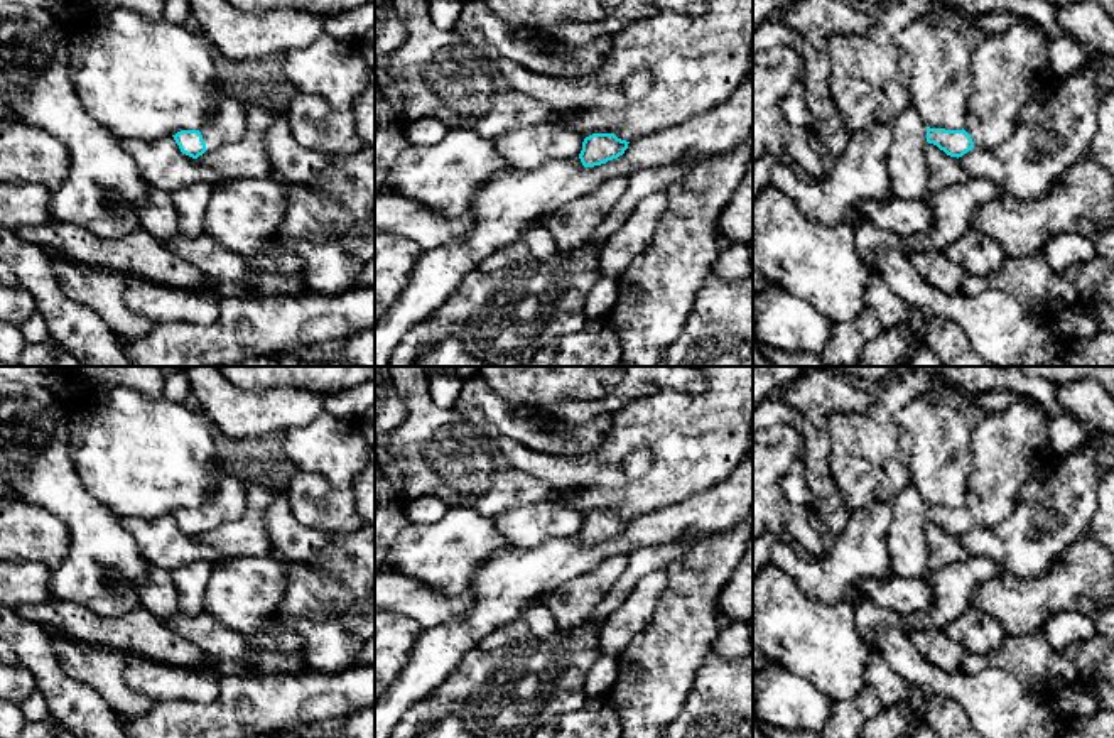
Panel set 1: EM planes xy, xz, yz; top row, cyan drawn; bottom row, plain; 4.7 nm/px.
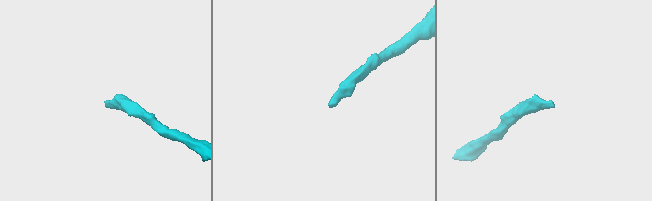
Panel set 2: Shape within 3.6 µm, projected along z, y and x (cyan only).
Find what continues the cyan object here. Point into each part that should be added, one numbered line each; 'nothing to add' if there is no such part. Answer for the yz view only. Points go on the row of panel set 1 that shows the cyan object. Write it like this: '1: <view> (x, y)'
1: yz (1010, 70)

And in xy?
1: xy (228, 124)

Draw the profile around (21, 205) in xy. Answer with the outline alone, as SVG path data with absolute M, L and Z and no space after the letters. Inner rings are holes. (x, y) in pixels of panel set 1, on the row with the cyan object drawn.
M0 182L0 225L15 231L47 223L51 196L52 191L41 184Z

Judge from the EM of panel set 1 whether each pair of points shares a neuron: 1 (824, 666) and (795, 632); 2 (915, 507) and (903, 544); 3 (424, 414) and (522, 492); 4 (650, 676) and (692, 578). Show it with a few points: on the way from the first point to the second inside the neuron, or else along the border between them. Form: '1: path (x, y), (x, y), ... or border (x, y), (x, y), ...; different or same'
1: path (821, 657), (804, 640); same
2: path (910, 515), (907, 536); same
3: path (448, 438), (456, 446), (465, 448), (498, 482); same
4: path (667, 652), (687, 620), (689, 602); same

